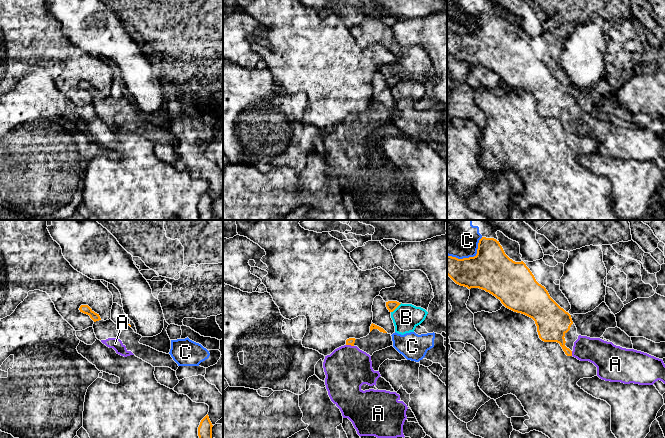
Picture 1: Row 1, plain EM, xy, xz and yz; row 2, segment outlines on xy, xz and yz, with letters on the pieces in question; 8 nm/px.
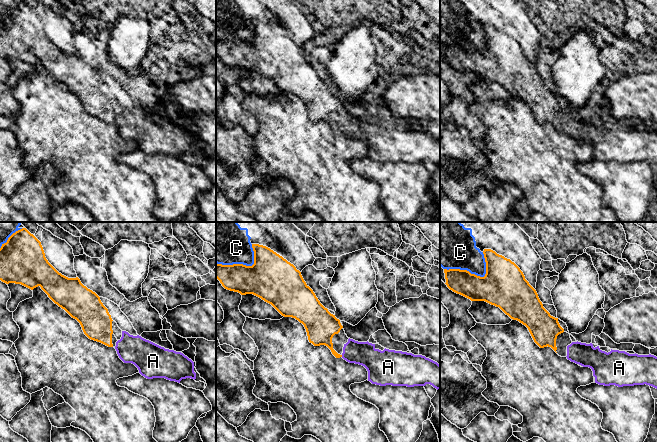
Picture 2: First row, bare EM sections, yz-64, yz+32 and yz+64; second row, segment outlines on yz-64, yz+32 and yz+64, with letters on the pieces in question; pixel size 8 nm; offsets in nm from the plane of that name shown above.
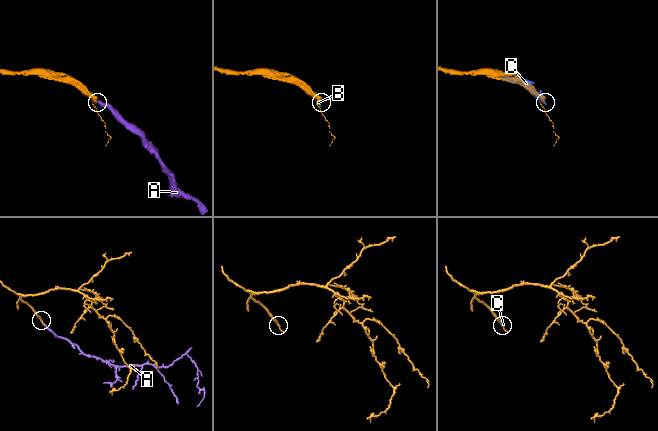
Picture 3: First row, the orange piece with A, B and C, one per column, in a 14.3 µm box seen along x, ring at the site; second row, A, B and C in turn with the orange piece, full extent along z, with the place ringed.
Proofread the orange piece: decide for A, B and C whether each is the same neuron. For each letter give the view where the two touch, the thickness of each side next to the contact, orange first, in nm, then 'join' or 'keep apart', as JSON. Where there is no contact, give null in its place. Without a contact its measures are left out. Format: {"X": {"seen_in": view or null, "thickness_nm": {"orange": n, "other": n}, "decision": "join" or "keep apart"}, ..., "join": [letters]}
{"A": {"seen_in": "xz", "thickness_nm": {"orange": 60, "other": 360}, "decision": "join"}, "B": {"seen_in": "xz", "thickness_nm": {"orange": 80, "other": 220}, "decision": "keep apart"}, "C": {"seen_in": "yz", "thickness_nm": {"orange": 340, "other": 360}, "decision": "keep apart"}, "join": ["A"]}

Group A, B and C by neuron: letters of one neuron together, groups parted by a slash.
A / B C

